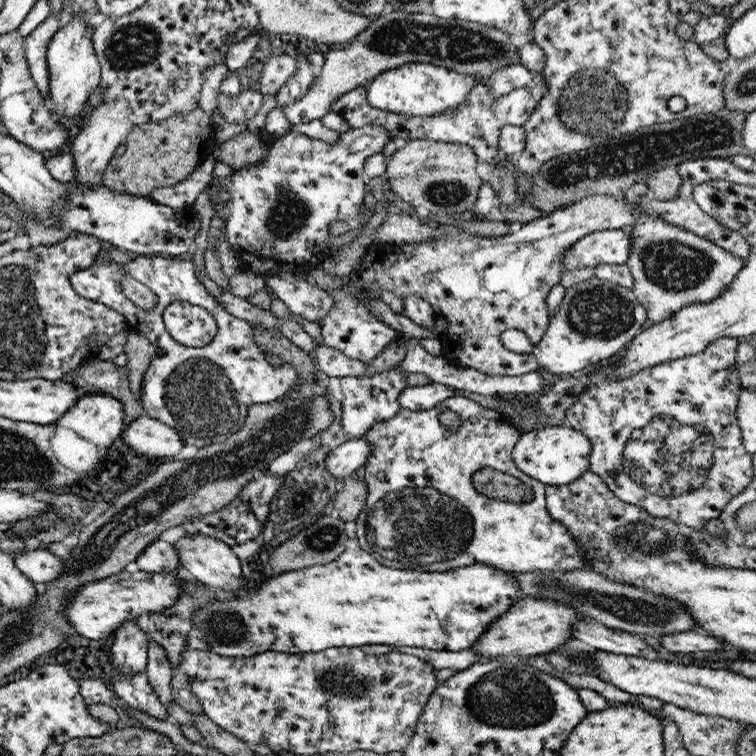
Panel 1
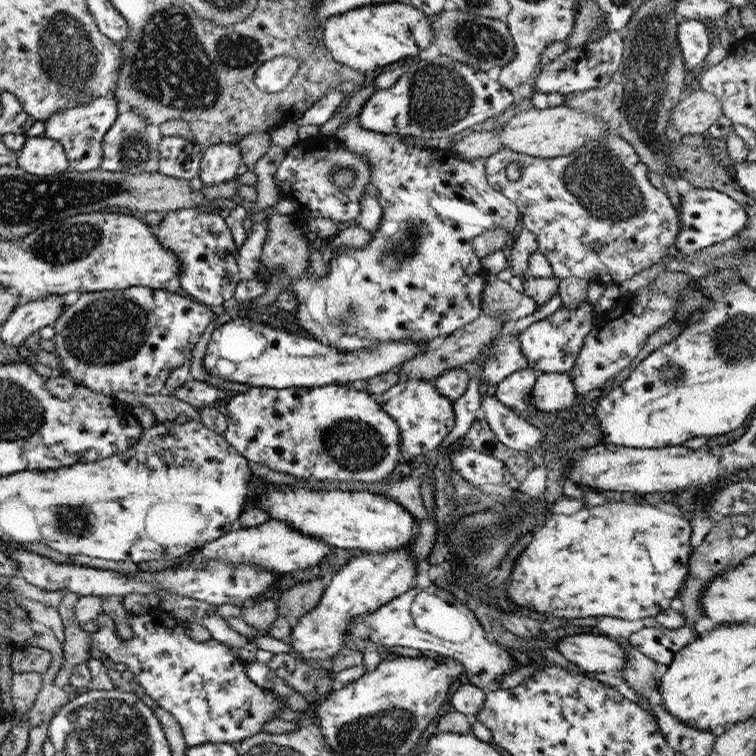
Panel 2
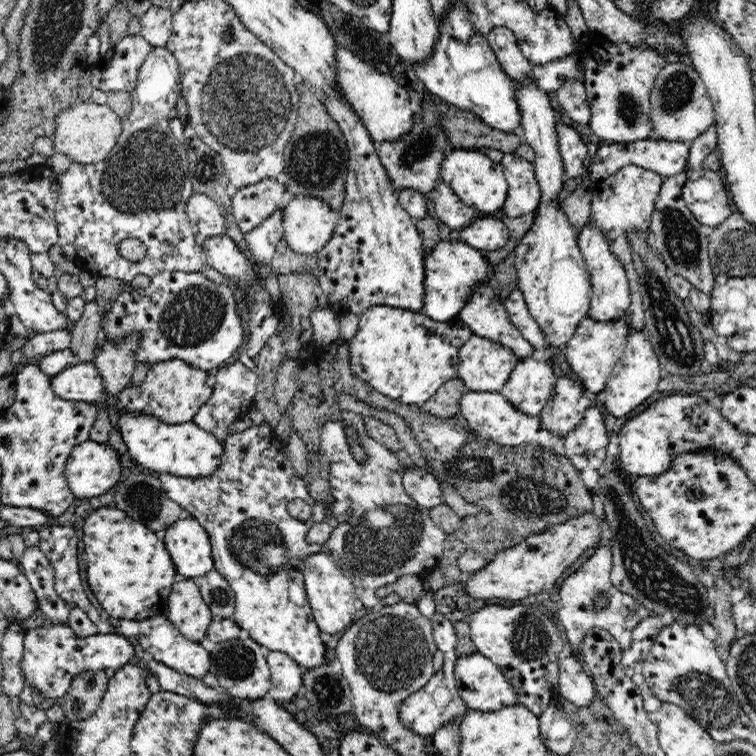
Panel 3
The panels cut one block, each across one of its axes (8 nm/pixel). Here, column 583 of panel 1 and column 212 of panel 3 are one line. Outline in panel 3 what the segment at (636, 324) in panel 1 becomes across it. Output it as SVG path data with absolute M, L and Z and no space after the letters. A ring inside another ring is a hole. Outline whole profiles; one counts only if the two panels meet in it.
M162 272L157 274L156 276L151 277L150 284L147 288L144 289L133 289L131 288L124 295L120 295L116 297L116 300L112 303L110 310L110 318L106 324L104 324L104 328L101 328L101 335L106 336L109 340L120 340L120 338L124 338L124 335L127 335L130 331L140 331L140 335L143 336L143 340L141 341L141 348L136 351L136 361L141 360L142 362L149 362L151 366L158 361L162 362L165 360L170 360L170 358L180 358L182 360L186 360L186 363L192 364L192 366L198 369L210 370L214 371L218 369L220 366L227 364L236 358L239 353L239 348L241 346L245 346L244 344L244 320L242 320L242 314L240 314L240 295L238 290L233 286L232 283L218 283L208 279L206 276L202 275L202 273L187 273L187 272Z

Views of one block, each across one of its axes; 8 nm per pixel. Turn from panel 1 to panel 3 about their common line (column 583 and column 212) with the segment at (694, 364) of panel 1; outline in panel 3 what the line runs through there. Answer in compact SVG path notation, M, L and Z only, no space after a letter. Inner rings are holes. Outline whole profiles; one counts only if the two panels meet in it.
M235 358L214 370L212 377L215 381L212 394L198 408L192 422L198 425L198 428L202 428L202 430L215 436L220 444L226 444L226 440L232 435L230 426L236 420L246 417L247 413L255 404L258 390L258 375L250 371L245 365L242 365L242 362Z

